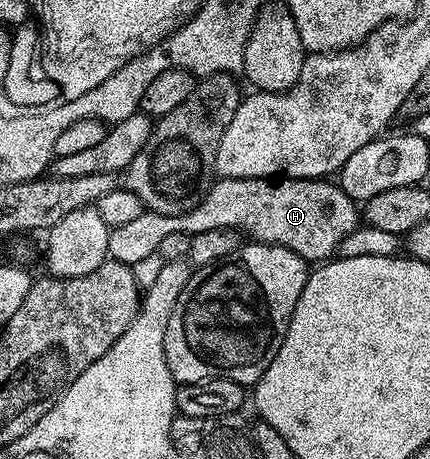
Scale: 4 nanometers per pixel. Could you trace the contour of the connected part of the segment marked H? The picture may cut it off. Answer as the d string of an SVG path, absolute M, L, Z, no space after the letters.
M219 178L207 197L184 214L144 212L121 228L110 228L107 256L110 261L132 267L137 260L159 252L161 240L174 234L194 235L209 229L238 230L256 242L284 246L308 264L322 264L360 225L361 210L334 181L322 178Z

